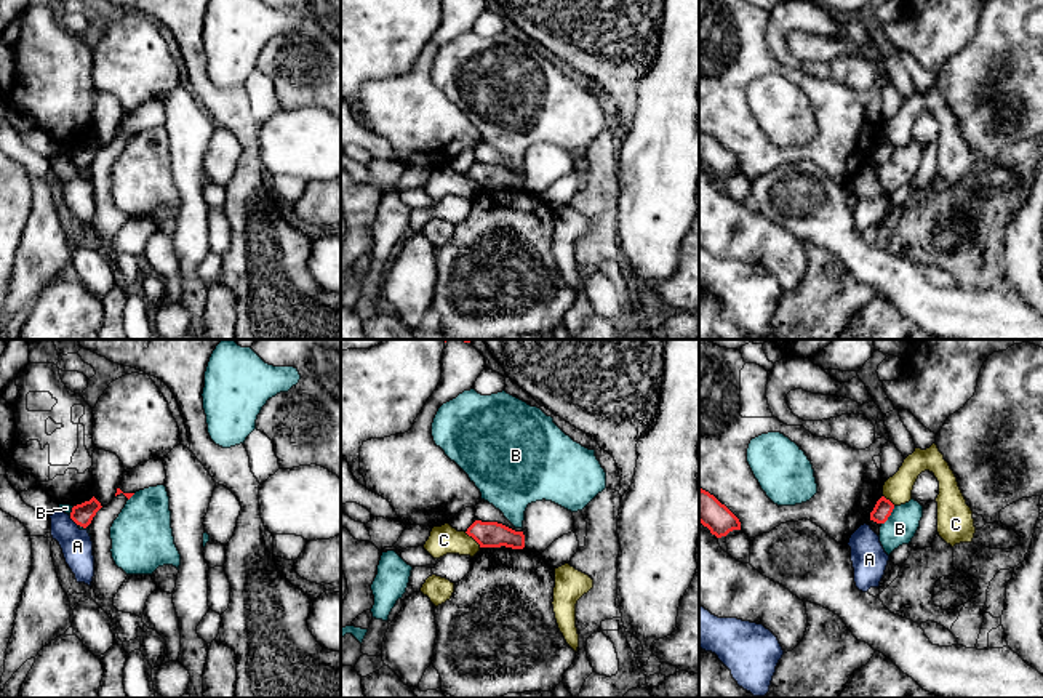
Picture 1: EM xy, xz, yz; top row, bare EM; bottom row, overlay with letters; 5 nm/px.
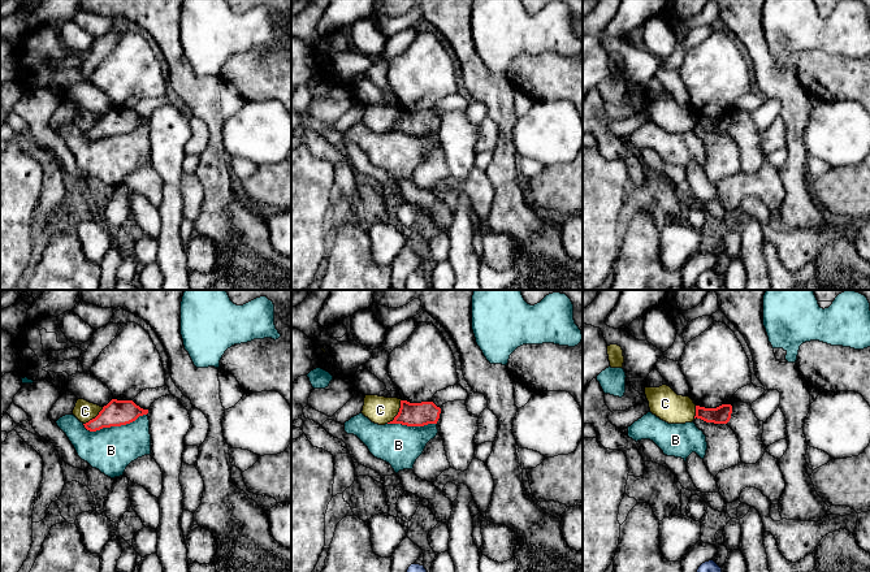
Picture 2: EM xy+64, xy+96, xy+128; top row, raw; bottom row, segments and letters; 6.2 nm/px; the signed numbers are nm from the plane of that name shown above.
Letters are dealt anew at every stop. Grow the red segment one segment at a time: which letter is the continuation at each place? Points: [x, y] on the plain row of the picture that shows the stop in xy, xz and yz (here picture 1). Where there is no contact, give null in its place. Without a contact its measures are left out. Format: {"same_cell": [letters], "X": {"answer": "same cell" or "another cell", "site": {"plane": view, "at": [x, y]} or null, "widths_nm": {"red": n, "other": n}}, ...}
{"same_cell": [], "A": {"answer": "another cell", "site": {"plane": "xy", "at": [72, 160]}, "widths_nm": {"red": 110, "other": 160}}, "B": {"answer": "another cell", "site": {"plane": "yz", "at": [890, 156]}, "widths_nm": {"red": 90, "other": 160}}, "C": {"answer": "another cell", "site": {"plane": "xz", "at": [472, 178]}, "widths_nm": {"red": 130, "other": 150}}}

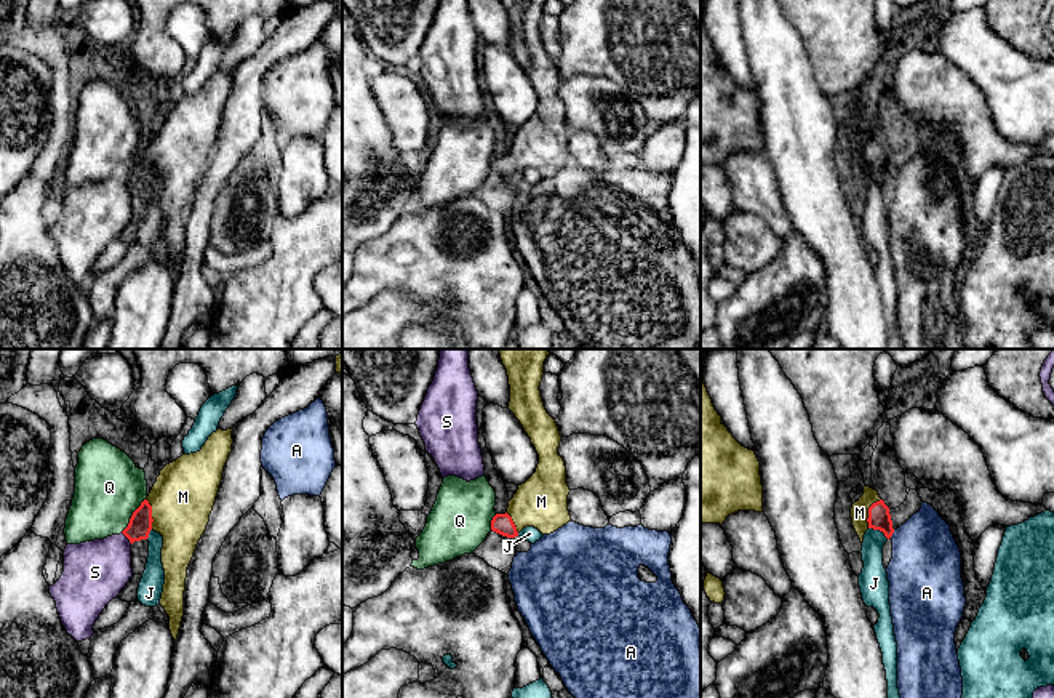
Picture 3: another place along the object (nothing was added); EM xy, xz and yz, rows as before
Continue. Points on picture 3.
{"same_cell": ["M"], "A": {"answer": "another cell", "site": {"plane": "yz", "at": [893, 173]}, "widths_nm": {"red": 110, "other": 360}}, "J": {"answer": "another cell", "site": {"plane": "yz", "at": [878, 170]}, "widths_nm": {"red": 110, "other": 140}}, "M": {"answer": "same cell", "site": {"plane": "yz", "at": [869, 154]}, "widths_nm": {"red": 110, "other": 100}}, "Q": {"answer": "another cell", "site": {"plane": "xy", "at": [131, 157]}, "widths_nm": {"red": 120, "other": 340}}, "S": {"answer": "another cell", "site": {"plane": "xy", "at": [127, 178]}, "widths_nm": {"red": 120, "other": 320}}}

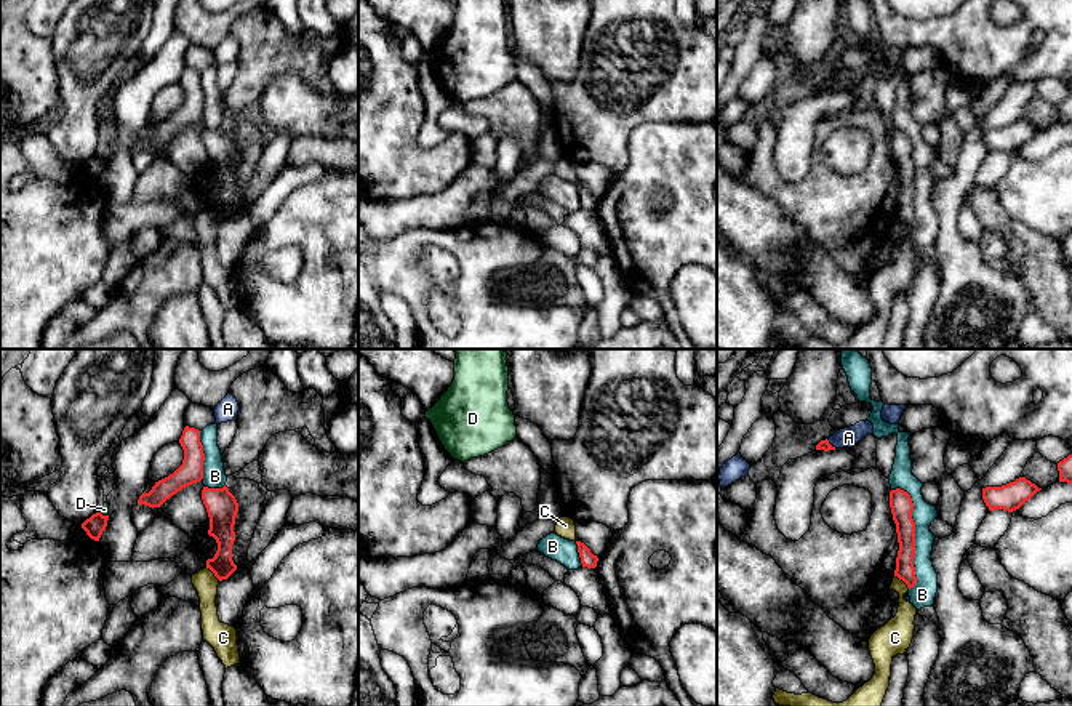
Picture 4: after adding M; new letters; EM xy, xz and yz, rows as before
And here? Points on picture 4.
{"same_cell": [], "A": {"answer": "another cell", "site": {"plane": "yz", "at": [829, 85]}, "widths_nm": {"red": 50, "other": 100}}, "B": {"answer": "another cell", "site": {"plane": "yz", "at": [914, 178]}, "widths_nm": {"red": 120, "other": 110}}, "C": {"answer": "another cell", "site": {"plane": "yz", "at": [903, 221]}, "widths_nm": {"red": 100, "other": 140}}, "D": {"answer": "another cell", "site": {"plane": "xy", "at": [104, 157]}, "widths_nm": {"red": 100, "other": 50}}}

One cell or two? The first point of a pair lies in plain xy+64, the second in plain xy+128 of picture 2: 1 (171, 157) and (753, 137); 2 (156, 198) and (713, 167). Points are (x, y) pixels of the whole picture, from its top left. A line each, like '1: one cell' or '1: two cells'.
1: one cell
2: one cell

